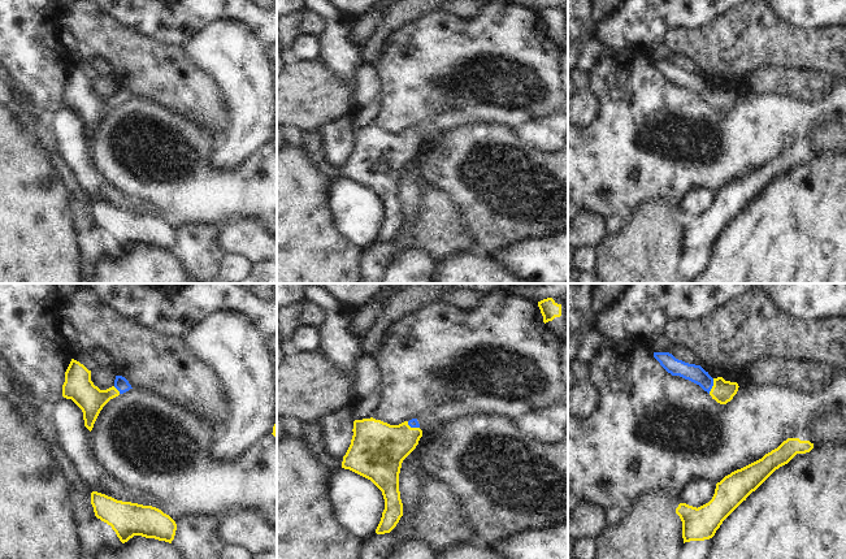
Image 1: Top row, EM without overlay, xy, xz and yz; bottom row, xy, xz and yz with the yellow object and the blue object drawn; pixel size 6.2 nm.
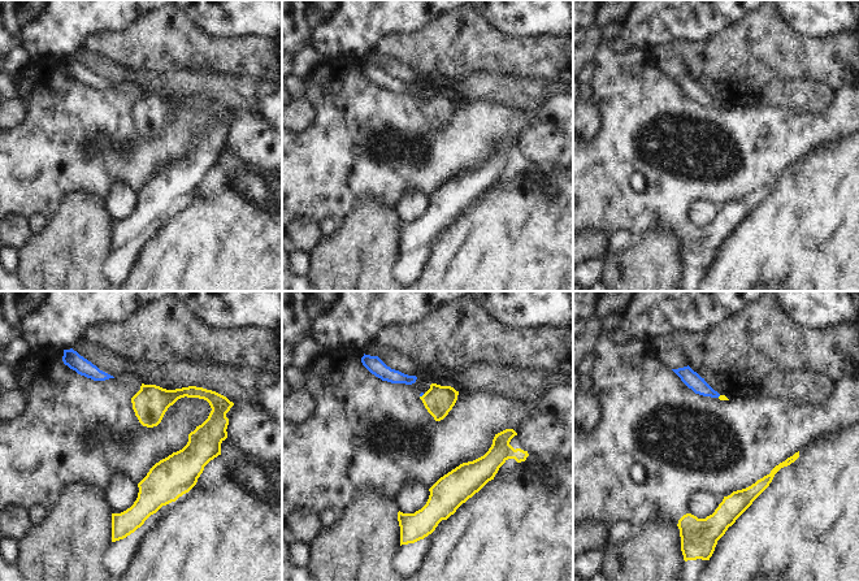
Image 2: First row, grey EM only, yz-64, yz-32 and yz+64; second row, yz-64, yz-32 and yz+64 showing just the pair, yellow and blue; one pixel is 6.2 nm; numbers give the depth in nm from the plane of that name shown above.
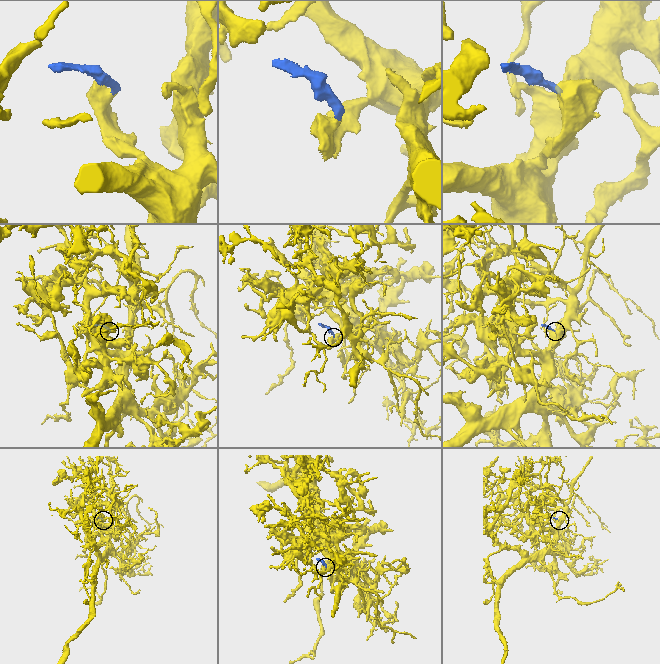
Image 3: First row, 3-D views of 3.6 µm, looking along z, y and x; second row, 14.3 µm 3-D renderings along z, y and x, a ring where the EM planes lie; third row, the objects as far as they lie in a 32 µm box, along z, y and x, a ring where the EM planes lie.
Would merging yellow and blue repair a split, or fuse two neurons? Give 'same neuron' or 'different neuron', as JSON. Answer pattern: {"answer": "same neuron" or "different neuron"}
{"answer": "same neuron"}

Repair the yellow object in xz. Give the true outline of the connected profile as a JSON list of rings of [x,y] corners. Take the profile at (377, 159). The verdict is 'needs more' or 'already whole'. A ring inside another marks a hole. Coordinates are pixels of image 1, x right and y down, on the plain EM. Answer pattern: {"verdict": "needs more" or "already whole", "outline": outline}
{"verdict": "needs more", "outline": [[[370,126],[355,129],[352,140],[342,177],[370,188],[382,200],[385,218],[376,242],[390,242],[403,225],[399,200],[402,172],[418,153],[422,139],[417,127],[390,134]]]}

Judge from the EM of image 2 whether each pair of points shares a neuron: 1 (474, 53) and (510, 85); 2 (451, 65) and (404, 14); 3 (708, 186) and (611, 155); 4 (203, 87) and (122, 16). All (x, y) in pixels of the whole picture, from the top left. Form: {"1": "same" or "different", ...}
{"1": "different", "2": "different", "3": "same", "4": "different"}

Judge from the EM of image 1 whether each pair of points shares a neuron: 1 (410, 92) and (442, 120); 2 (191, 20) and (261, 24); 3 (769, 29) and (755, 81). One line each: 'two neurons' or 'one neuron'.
1: one neuron
2: one neuron
3: two neurons

